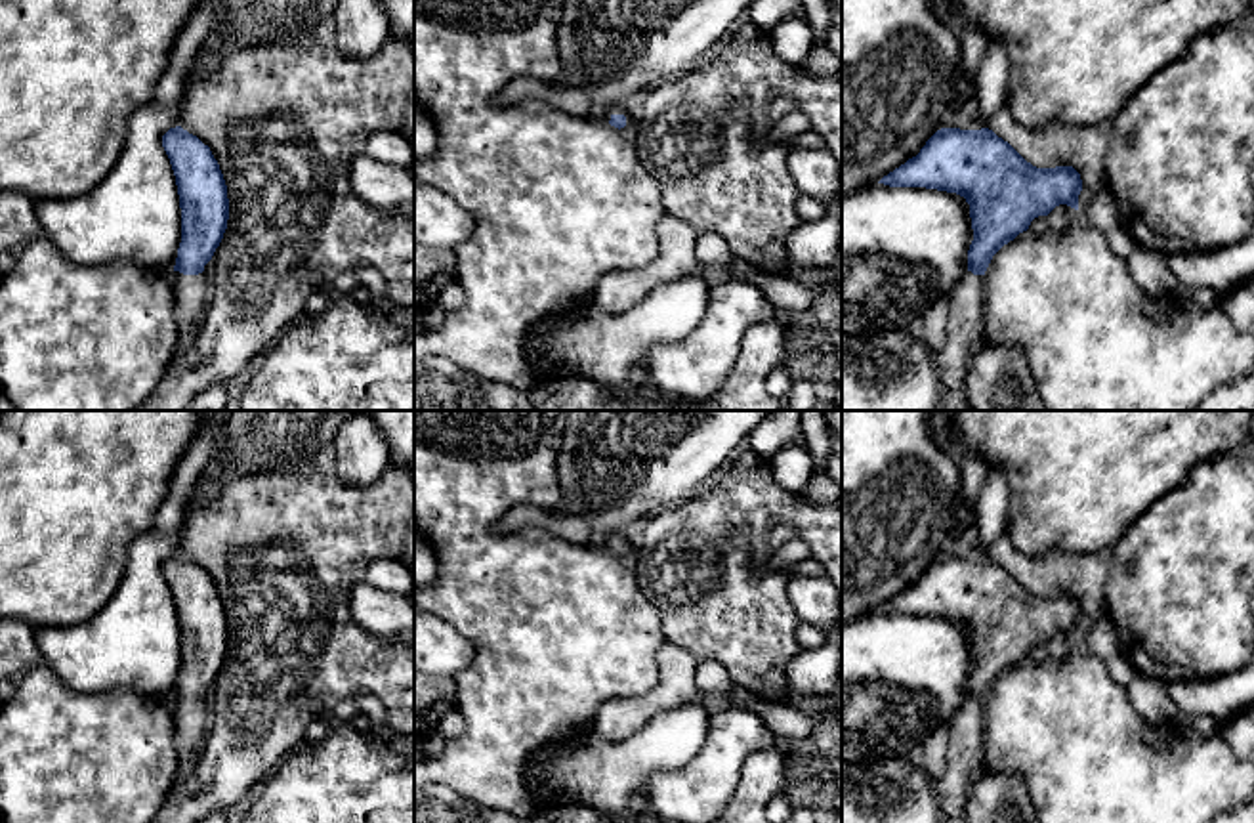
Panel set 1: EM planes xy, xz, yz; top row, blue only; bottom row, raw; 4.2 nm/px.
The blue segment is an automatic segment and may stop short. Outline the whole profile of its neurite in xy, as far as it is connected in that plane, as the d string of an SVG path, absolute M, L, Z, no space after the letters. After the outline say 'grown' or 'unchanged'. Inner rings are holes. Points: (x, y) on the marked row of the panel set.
M181 126L162 136L181 208L181 243L172 271L179 349L187 348L204 319L210 279L202 273L219 246L229 220L223 174L208 145Z; grown

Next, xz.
M622 103L597 111L597 116L618 130L634 124L630 113L622 107Z; grown

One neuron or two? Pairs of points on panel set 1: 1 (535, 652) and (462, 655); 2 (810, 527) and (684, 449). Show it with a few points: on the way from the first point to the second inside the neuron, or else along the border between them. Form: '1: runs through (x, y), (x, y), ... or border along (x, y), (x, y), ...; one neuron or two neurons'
1: border along (445, 621), (474, 650), (474, 659), (455, 676); two neurons
2: border along (724, 470), (720, 474); two neurons

